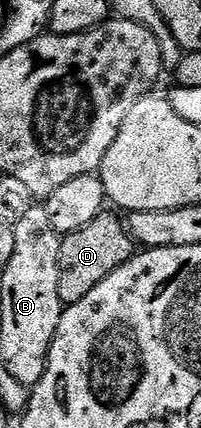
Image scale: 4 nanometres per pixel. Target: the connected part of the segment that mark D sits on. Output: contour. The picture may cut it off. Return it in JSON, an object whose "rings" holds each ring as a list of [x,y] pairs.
{"rings":[[[110,213],[93,217],[93,221],[89,221],[89,225],[85,225],[85,229],[77,229],[73,233],[62,236],[59,241],[57,293],[63,304],[70,305],[81,301],[81,297],[85,297],[85,293],[90,293],[92,289],[97,289],[97,285],[101,281],[105,281],[105,277],[109,277],[109,273],[121,269],[121,265],[128,263],[132,255],[136,254],[136,251],[137,244],[132,239],[131,234],[127,232],[126,222],[122,218],[118,219],[117,216],[110,215]]]}

